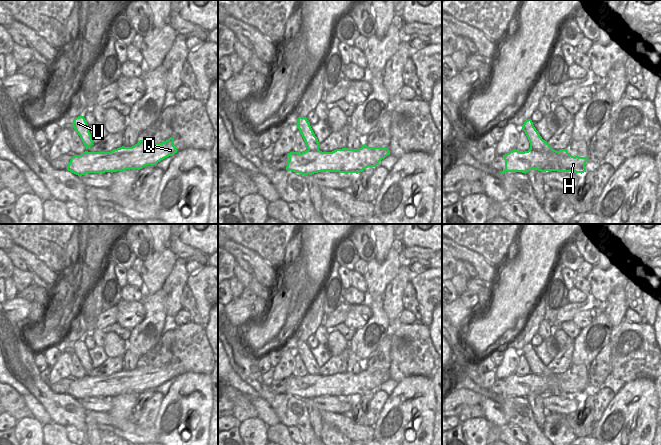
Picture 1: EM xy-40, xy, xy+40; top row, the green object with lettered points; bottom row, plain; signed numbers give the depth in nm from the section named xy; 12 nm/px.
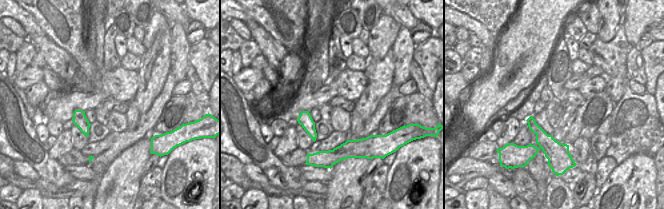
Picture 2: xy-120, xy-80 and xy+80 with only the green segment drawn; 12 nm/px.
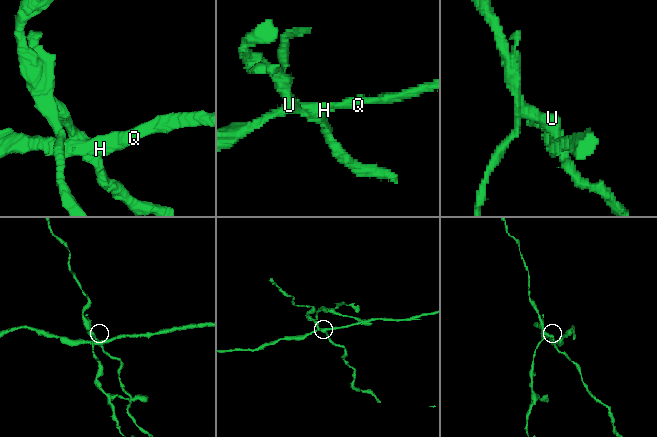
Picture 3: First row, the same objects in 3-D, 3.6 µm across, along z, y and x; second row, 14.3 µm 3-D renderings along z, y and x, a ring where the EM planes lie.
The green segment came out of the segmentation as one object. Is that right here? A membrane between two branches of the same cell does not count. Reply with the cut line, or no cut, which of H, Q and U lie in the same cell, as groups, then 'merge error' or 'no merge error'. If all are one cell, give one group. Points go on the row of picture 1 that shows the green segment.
cut xy (343, 156), (315, 155), (305, 163), (303, 168); groups H Q / U; merge error

